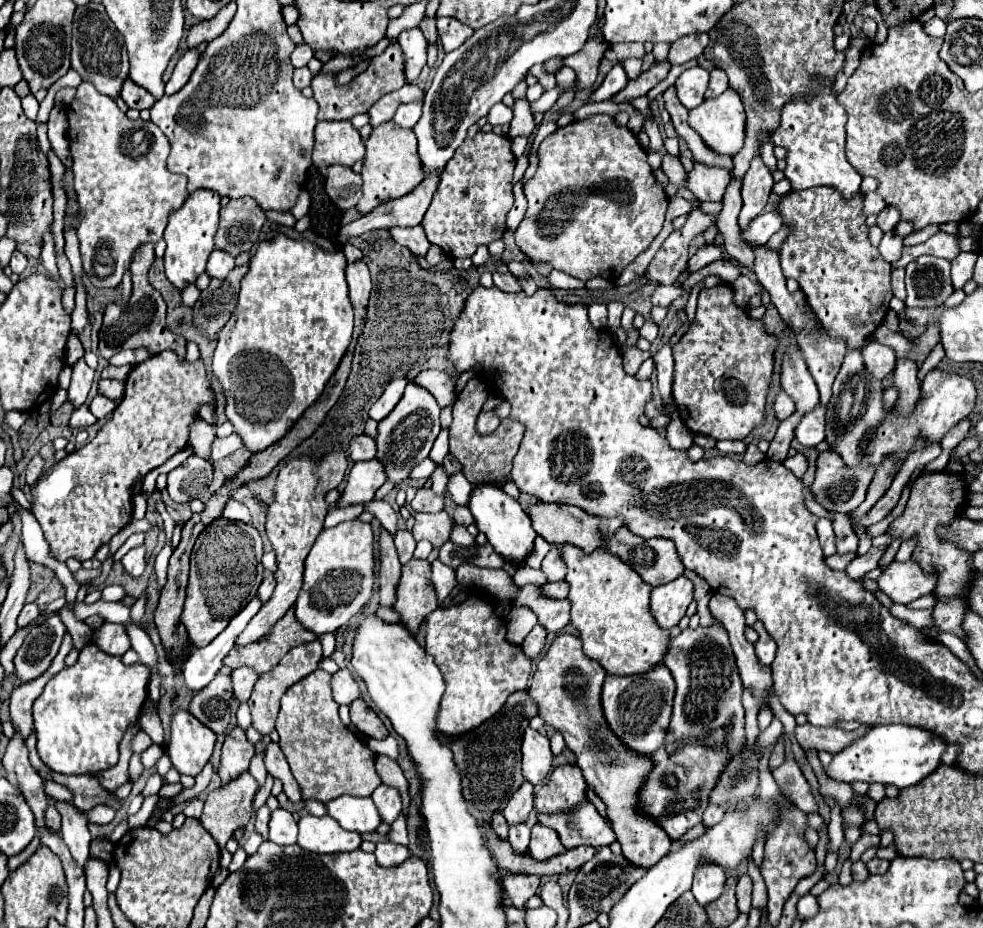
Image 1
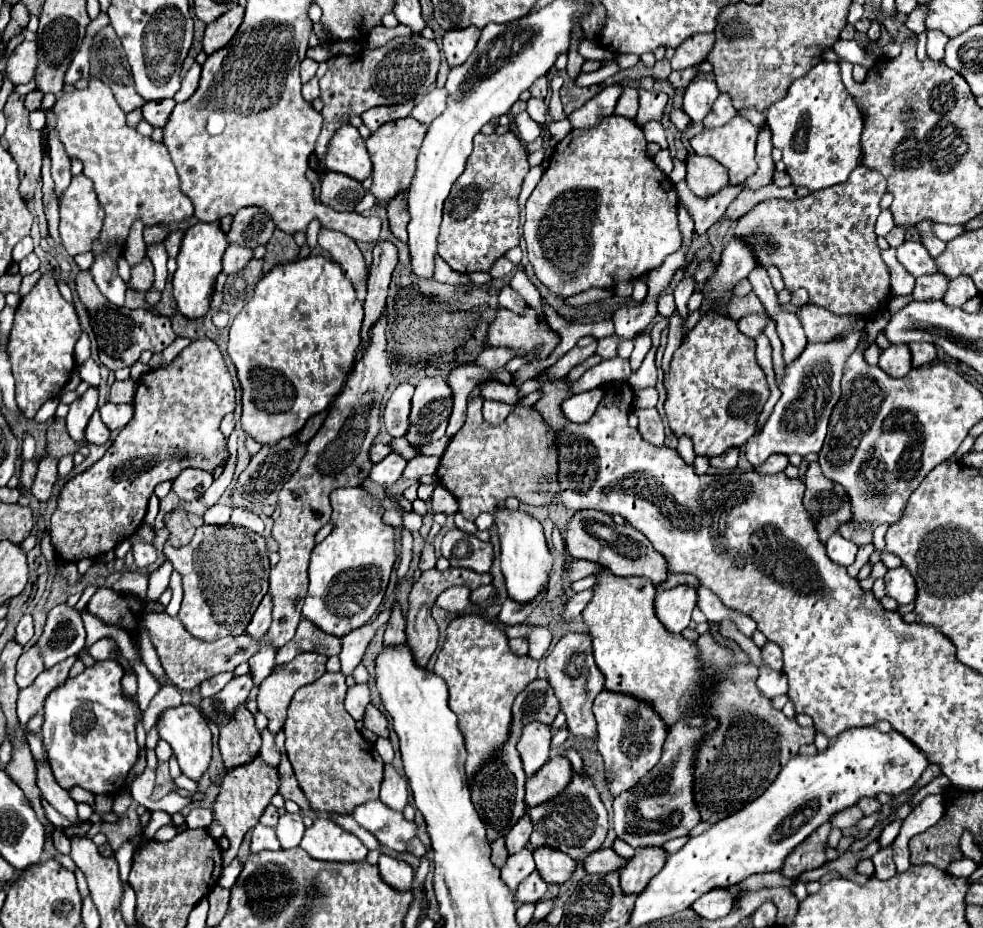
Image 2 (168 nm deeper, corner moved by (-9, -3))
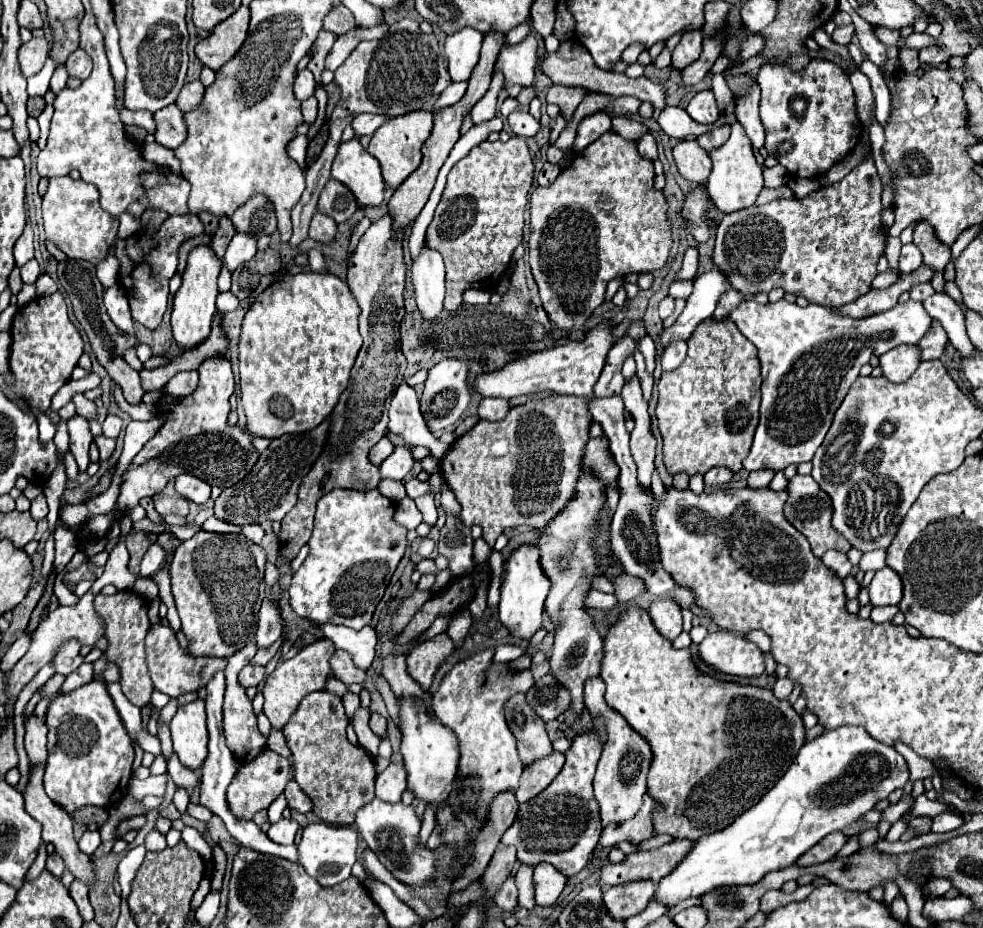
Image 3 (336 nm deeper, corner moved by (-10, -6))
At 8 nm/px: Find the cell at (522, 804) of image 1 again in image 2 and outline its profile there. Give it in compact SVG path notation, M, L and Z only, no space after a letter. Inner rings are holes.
M524 815L524 817L510 829L510 833L504 837L508 855L514 855L514 853L518 853L520 849L524 849L524 847L528 845L530 833L532 833L532 823L530 823L530 817Z

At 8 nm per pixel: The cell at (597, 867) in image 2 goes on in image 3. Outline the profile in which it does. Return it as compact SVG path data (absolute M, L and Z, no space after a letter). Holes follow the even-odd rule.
M673 840L671 844L665 844L649 852L629 854L619 864L607 862L601 868L601 884L617 886L617 884L627 884L641 878L651 878L659 882L683 860L683 856L689 852L691 846L693 846L691 840Z

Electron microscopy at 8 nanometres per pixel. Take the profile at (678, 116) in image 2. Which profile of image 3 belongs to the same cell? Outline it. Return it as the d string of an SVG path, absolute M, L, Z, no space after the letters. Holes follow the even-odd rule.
M665 106L657 118L659 126L663 128L665 134L669 134L671 138L677 138L677 140L685 140L689 136L699 136L707 130L713 130L723 124L733 124L736 122L735 116L723 116L721 115L717 122L712 125L699 124L695 122L687 110L683 108L673 108L673 106Z

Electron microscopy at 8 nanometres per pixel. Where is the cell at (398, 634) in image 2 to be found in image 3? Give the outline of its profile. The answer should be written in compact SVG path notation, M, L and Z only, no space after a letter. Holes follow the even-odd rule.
M393 652L393 654L385 656L383 658L383 670L381 670L381 674L391 684L395 696L401 696L401 694L425 696L425 704L431 704L431 694L425 692L425 690L421 690L421 686L409 676L403 652Z

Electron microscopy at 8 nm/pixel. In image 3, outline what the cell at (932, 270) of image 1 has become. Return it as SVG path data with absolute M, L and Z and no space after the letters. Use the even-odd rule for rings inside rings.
M923 282L923 284L915 284L915 286L909 290L909 294L911 294L911 300L919 300L919 302L923 302L925 298L933 296L935 290L933 290L931 282Z

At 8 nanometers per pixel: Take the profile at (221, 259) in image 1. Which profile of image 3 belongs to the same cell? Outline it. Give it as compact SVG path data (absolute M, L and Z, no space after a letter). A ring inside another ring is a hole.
M235 234L229 248L227 248L227 254L223 258L225 266L233 272L235 268L239 268L243 262L249 262L253 256L257 254L257 246L255 246L255 240L249 238L249 236L241 236L241 234Z

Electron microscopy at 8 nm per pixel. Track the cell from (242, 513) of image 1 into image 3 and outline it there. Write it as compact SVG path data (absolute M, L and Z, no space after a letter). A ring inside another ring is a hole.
M245 524L245 526L241 528L241 532L243 532L249 540L253 540L253 542L257 542L257 544L261 544L261 540L263 540L263 536L265 536L265 532L263 532L263 528L261 528L259 524Z

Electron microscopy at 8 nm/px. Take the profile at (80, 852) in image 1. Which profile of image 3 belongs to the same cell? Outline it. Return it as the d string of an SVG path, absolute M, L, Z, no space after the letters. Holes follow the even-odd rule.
M35 716L29 718L25 724L25 750L29 756L29 762L33 766L43 766L47 764L47 728L45 724L39 724Z

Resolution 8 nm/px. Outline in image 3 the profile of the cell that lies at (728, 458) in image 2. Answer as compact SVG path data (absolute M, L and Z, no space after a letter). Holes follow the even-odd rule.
M711 468L705 474L705 486L723 486L731 480L733 472L729 472L727 468Z

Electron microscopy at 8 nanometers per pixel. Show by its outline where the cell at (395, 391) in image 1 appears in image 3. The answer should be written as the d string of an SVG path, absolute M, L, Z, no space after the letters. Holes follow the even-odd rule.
M401 384L389 406L389 432L401 436L411 446L427 446L433 450L433 456L441 460L449 446L441 444L425 426L425 420L419 412L419 400L415 390L409 384Z

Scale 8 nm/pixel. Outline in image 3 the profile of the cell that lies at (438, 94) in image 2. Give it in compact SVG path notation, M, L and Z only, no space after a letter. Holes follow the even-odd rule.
M451 82L451 84L445 88L445 92L439 94L439 98L437 98L435 106L433 106L433 114L439 112L441 108L447 108L447 106L459 102L459 100L465 96L465 90L467 90L467 82Z

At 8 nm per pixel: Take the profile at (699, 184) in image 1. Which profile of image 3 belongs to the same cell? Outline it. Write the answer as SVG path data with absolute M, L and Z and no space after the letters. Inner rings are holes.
M683 140L673 148L673 156L679 168L679 174L699 186L707 184L711 172L711 160L707 152L695 140Z

